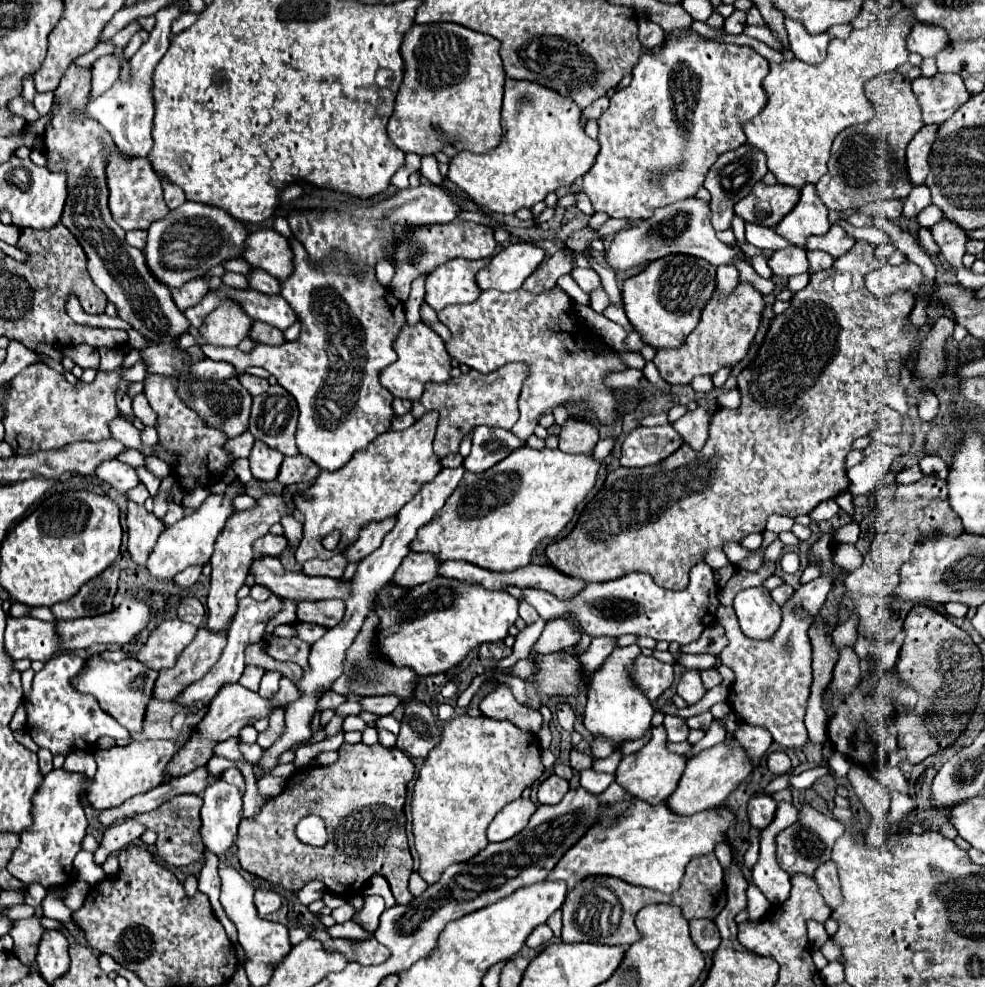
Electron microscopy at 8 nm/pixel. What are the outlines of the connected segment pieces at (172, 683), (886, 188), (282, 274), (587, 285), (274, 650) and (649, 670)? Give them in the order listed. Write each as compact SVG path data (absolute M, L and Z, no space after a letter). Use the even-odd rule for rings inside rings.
M202 627L192 643L180 653L176 667L158 673L154 699L172 699L180 691L184 691L184 687L202 679L220 659L220 651L226 645L226 635L228 631L210 633Z
M898 71L881 73L865 83L864 95L874 103L876 115L868 123L858 123L838 133L832 145L828 173L816 183L816 195L830 211L856 211L878 199L904 199L912 189L904 153L908 139L912 139L924 123L910 79Z
M274 229L252 233L246 241L242 257L254 269L264 269L278 281L292 275L292 249L288 247L288 239Z
M574 267L574 269L570 271L570 277L572 277L572 279L580 285L580 289L586 291L586 293L590 293L590 291L596 289L596 287L600 287L600 277L598 277L590 267L586 267L586 269Z
M270 635L270 639L272 639L272 647L268 647L268 655L272 659L292 661L292 663L298 663L303 670L308 669L310 644L298 637L282 638L278 635Z
M640 655L636 659L636 667L634 667L634 679L638 681L638 685L644 689L646 697L650 701L656 701L674 681L674 671L672 665L658 661L656 657L646 657Z

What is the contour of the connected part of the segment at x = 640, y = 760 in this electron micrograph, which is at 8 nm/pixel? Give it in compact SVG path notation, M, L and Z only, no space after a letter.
M660 725L652 727L652 739L646 747L642 747L632 755L622 757L616 769L616 783L620 783L628 793L632 793L638 799L648 799L648 803L662 803L676 789L684 767L686 767L686 759L666 749L666 731L663 725Z

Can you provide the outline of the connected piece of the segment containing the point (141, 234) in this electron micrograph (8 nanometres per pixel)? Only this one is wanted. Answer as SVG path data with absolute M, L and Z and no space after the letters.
M128 231L126 233L126 241L136 247L136 249L142 249L146 245L146 231Z

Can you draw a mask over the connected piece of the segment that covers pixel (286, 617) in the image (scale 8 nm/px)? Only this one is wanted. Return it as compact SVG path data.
M284 599L284 611L280 611L280 615L272 623L268 623L266 635L270 635L274 631L274 627L278 627L278 625L290 625L296 621L296 603L298 601L294 601L294 599Z

